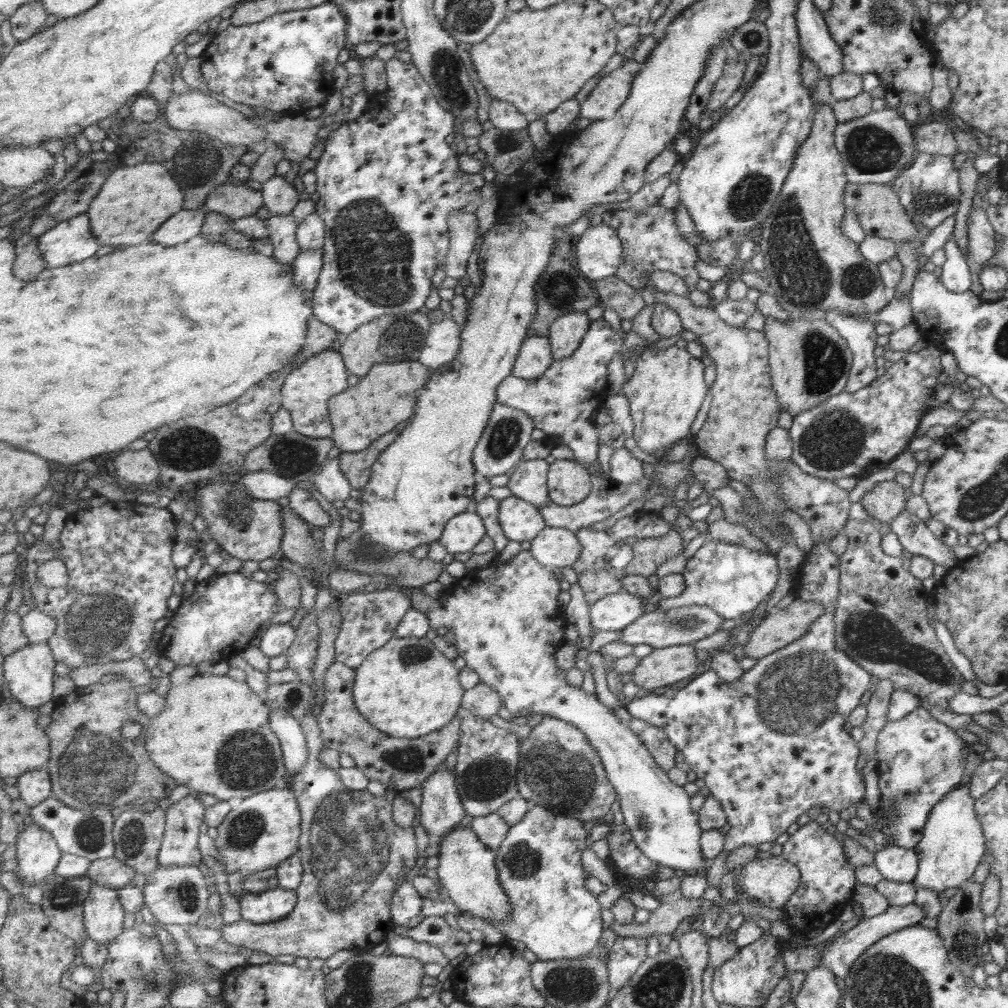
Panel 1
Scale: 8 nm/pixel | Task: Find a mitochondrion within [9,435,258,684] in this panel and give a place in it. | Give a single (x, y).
(103, 622)

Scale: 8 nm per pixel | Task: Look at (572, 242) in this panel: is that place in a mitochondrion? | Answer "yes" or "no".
no

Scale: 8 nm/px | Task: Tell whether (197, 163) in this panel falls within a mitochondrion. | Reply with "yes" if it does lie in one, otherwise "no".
yes

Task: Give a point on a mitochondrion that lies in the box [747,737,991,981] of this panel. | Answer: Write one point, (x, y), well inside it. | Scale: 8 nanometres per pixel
(961, 942)

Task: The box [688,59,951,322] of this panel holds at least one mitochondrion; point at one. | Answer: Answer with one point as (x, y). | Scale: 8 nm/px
(801, 275)

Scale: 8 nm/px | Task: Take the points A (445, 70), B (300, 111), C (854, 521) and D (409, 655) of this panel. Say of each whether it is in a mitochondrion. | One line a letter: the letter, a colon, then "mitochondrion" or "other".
A: mitochondrion
B: other
C: other
D: mitochondrion

